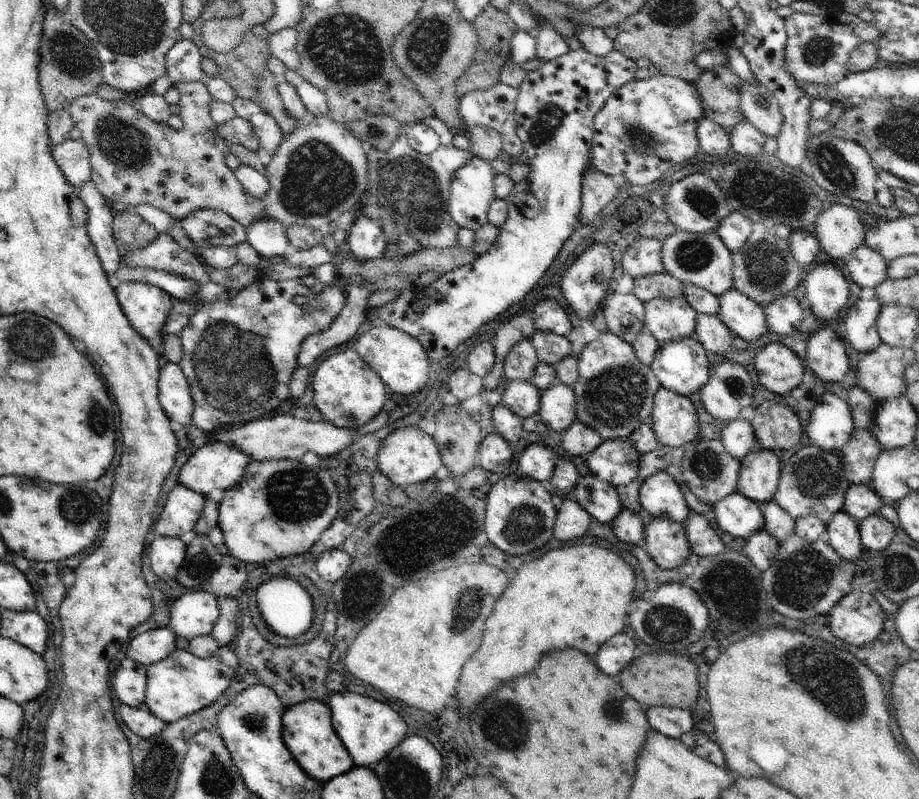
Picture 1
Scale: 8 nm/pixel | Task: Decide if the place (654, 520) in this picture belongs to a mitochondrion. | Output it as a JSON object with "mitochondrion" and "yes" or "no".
{"mitochondrion":"no"}

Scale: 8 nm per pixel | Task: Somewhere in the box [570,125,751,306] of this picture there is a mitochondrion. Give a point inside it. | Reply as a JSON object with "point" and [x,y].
{"point":[692,255]}

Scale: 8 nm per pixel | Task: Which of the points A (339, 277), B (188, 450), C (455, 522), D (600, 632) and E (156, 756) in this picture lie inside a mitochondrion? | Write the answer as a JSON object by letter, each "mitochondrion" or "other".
{"A":"other","B":"other","C":"mitochondrion","D":"other","E":"mitochondrion"}

